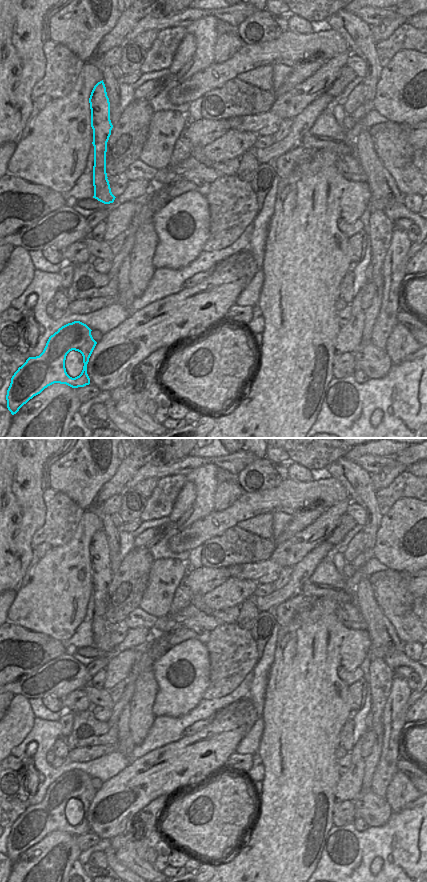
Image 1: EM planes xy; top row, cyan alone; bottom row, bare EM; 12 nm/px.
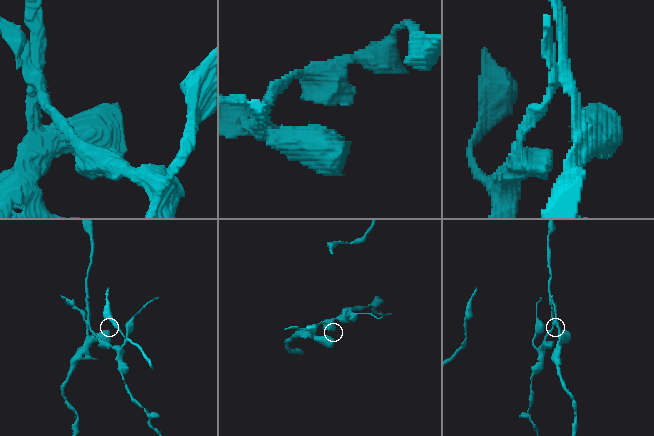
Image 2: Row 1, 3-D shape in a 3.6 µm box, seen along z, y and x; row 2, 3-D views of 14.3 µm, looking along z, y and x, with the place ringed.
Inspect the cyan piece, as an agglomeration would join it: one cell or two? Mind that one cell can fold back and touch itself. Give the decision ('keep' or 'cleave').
cleave

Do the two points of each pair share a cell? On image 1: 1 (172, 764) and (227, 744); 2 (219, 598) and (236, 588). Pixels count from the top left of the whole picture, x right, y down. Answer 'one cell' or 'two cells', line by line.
1: one cell
2: one cell

